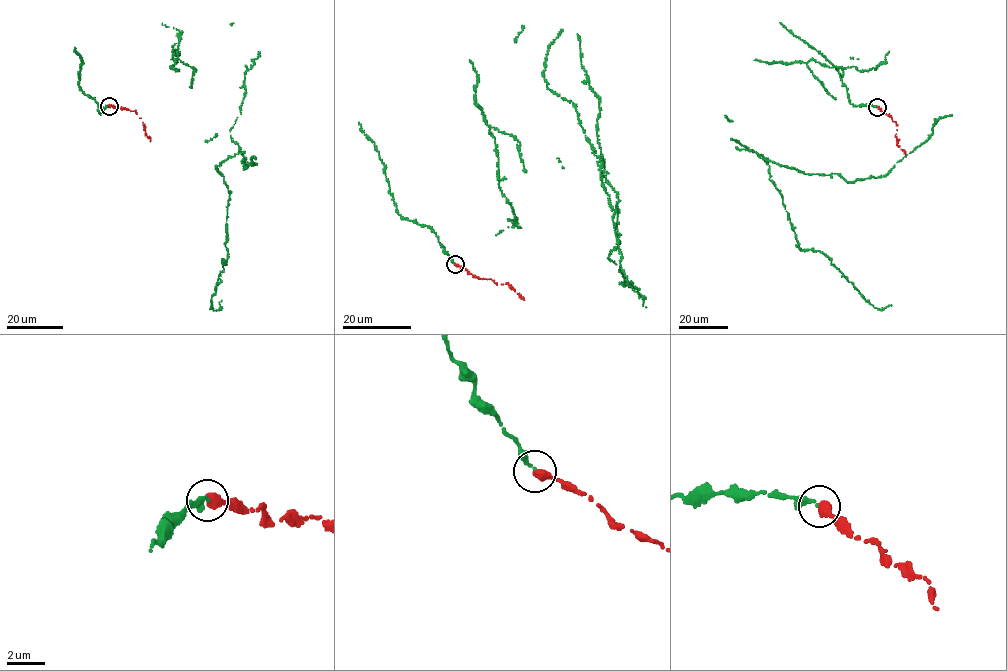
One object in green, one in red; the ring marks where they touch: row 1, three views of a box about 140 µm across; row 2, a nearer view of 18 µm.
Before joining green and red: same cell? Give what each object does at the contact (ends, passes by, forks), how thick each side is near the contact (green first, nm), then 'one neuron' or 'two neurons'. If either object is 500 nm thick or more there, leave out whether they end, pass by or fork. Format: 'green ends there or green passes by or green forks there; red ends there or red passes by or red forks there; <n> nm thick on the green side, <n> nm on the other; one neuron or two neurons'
green ends there; red ends there; 200 nm thick on the green side, 480 nm on the other; one neuron

